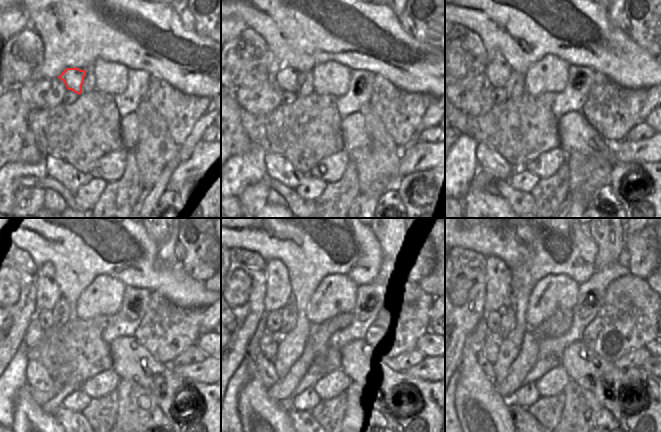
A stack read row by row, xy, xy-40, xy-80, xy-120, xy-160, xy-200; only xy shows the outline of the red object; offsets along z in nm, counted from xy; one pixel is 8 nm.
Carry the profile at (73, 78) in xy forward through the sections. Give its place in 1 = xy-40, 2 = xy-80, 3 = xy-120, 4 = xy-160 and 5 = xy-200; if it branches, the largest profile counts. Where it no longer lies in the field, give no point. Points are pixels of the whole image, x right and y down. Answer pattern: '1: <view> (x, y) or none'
1: xy-40 (297, 78)
2: xy-80 (498, 72)
3: xy-120 (48, 294)
4: xy-160 (277, 293)
5: xy-200 (498, 275)

